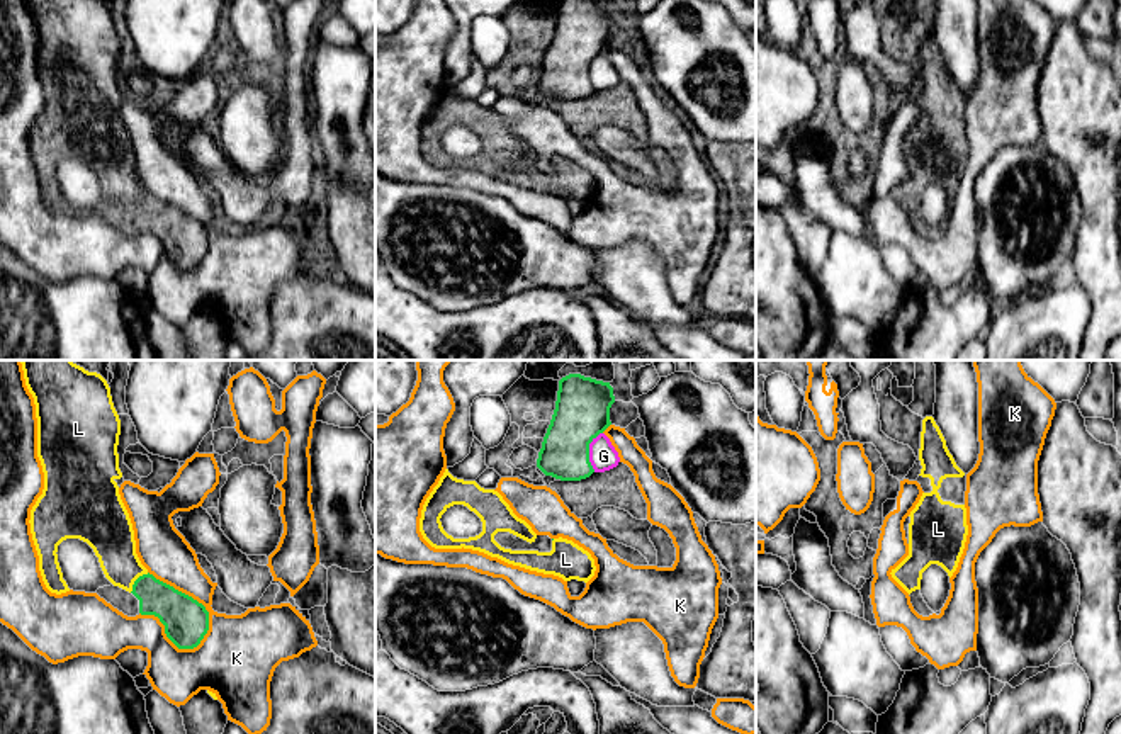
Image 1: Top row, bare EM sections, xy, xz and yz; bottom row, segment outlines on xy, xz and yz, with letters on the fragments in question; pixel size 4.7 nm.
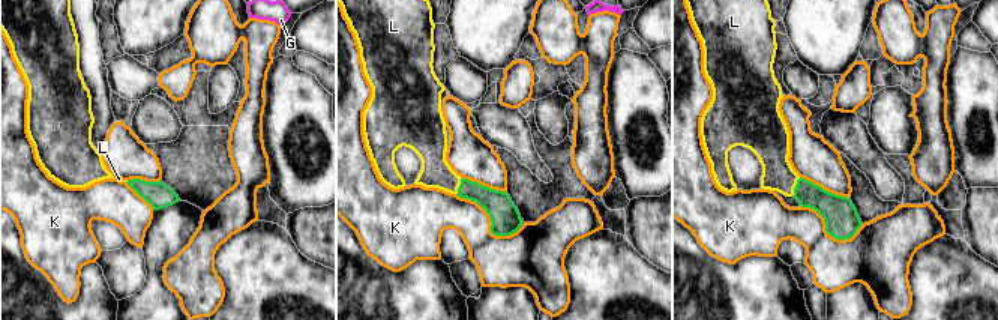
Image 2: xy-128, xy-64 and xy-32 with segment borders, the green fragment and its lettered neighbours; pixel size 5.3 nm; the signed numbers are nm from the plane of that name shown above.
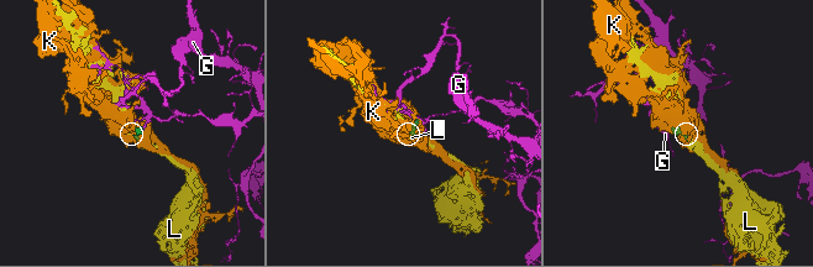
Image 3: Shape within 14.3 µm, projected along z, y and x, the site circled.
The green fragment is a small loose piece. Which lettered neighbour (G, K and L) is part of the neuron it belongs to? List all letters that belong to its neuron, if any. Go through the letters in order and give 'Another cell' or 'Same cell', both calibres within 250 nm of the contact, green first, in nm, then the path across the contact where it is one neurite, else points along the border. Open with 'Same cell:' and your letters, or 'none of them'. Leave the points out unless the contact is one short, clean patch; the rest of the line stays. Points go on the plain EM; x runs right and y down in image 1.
Same cell: L
G: Another cell. Thickness 260 nm (green) against 130 nm
K: Another cell. Thickness 220 nm (green) against 240 nm
L: Same cell. Thickness 180 nm (green) against 220 nm

